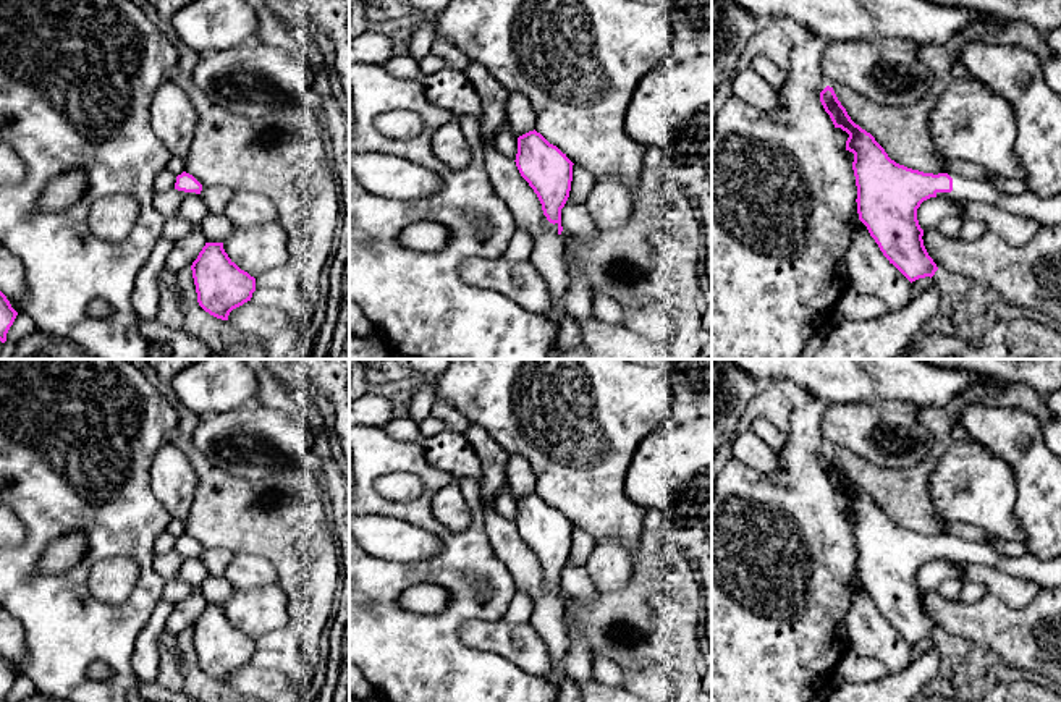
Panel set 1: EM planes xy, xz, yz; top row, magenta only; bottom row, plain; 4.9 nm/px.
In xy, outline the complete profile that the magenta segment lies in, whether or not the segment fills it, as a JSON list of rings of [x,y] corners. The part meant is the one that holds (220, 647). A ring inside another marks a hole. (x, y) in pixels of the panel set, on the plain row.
[[[205,605],[191,632],[199,668],[222,683],[256,653],[256,641],[228,620],[223,605]]]

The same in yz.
[[[833,450],[820,455],[820,464],[835,490],[849,497],[846,513],[854,516],[859,582],[890,626],[911,645],[932,641],[938,632],[924,608],[924,592],[917,582],[917,571],[930,560],[995,566],[1009,576],[1034,581],[1040,589],[1061,586],[1061,558],[1043,561],[1030,552],[1004,556],[988,543],[907,531],[891,522],[875,500],[851,482]]]

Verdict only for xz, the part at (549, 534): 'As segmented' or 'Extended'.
Extended

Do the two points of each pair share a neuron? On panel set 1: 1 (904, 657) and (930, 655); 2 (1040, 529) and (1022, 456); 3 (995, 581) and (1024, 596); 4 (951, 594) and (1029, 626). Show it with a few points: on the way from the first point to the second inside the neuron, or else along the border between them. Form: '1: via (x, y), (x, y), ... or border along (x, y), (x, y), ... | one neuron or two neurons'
1: border along (914, 660), (901, 672), (888, 673) | two neurons
2: via (1040, 511), (1040, 474) | one neuron
3: via (1001, 584), (1018, 592) | one neuron
4: border along (937, 591), (958, 602) | two neurons

